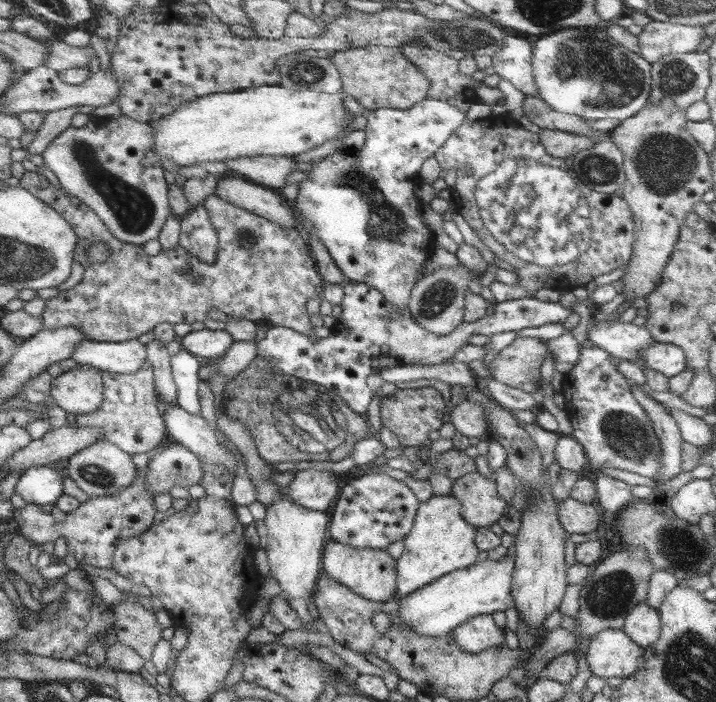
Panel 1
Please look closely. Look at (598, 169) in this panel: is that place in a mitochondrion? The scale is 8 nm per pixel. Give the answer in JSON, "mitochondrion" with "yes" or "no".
{"mitochondrion":"yes"}

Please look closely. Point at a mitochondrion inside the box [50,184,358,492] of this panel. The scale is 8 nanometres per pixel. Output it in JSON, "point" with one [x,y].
{"point":[336,426]}

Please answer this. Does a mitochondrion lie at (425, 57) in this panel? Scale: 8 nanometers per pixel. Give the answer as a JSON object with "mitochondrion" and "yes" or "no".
{"mitochondrion":"yes"}

